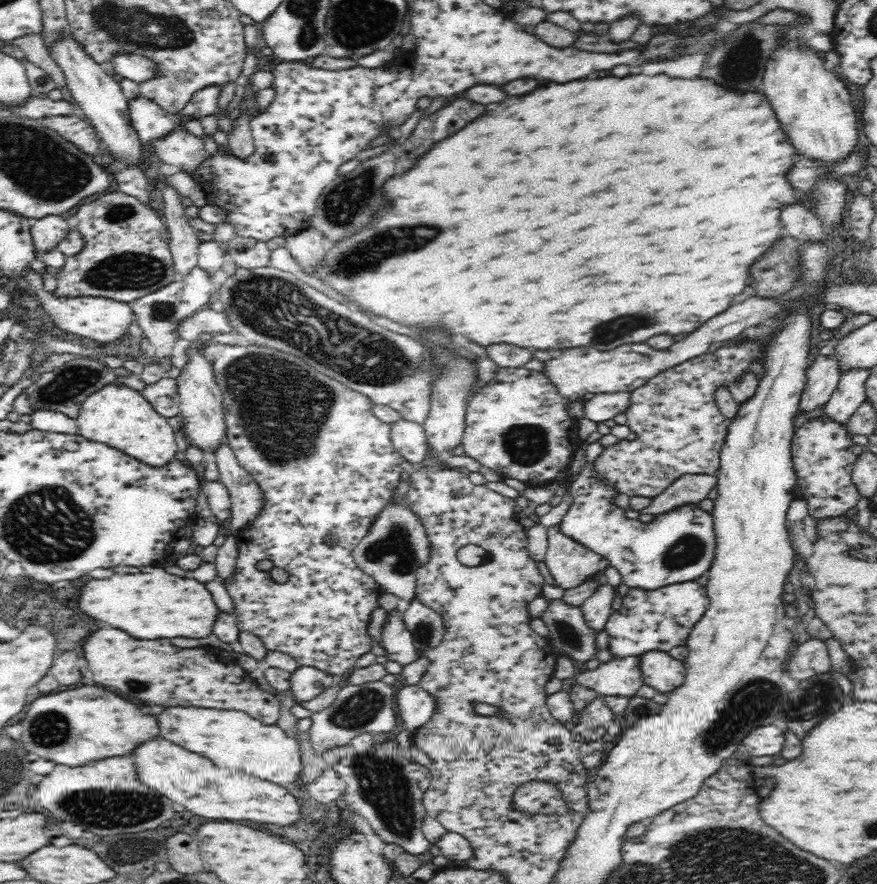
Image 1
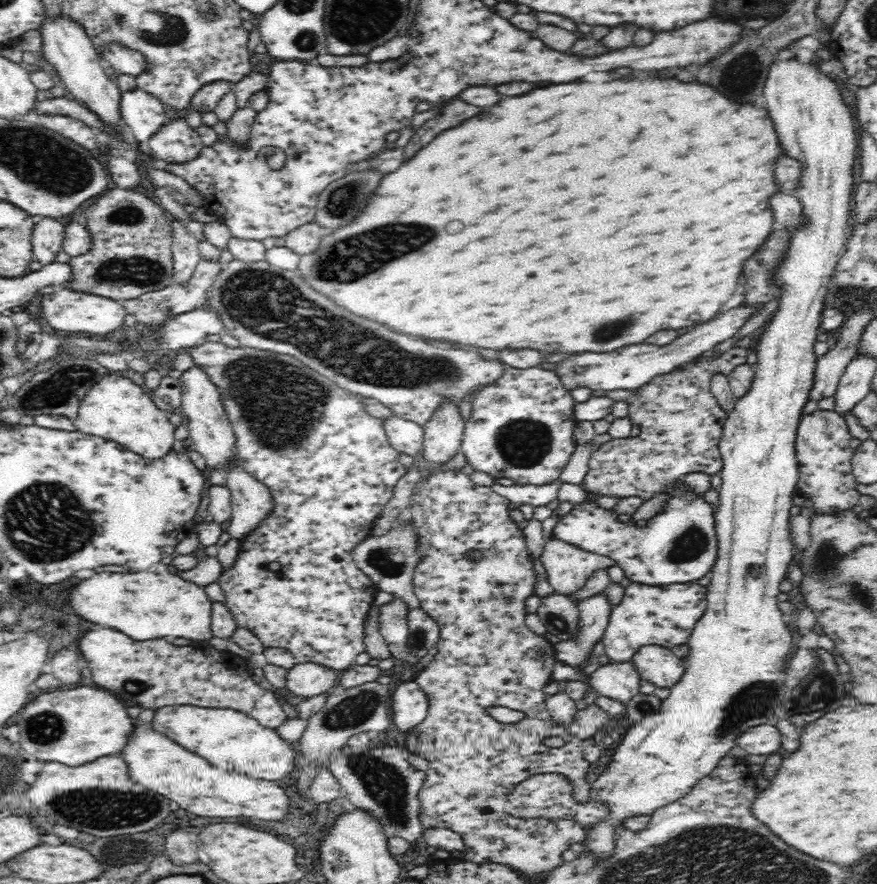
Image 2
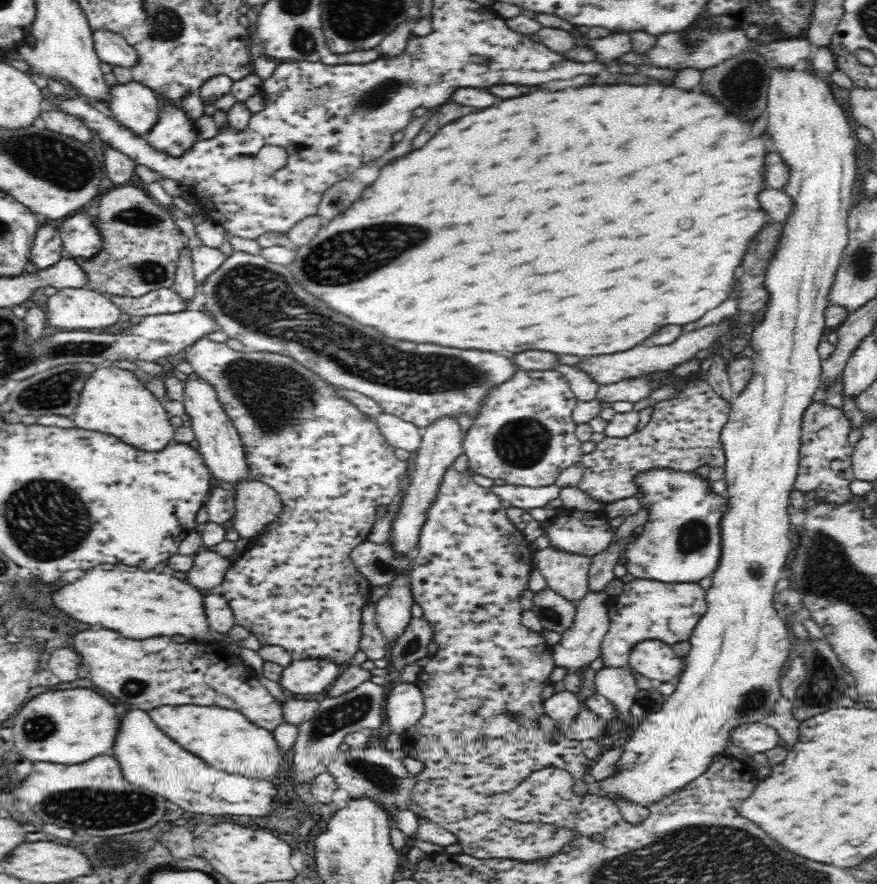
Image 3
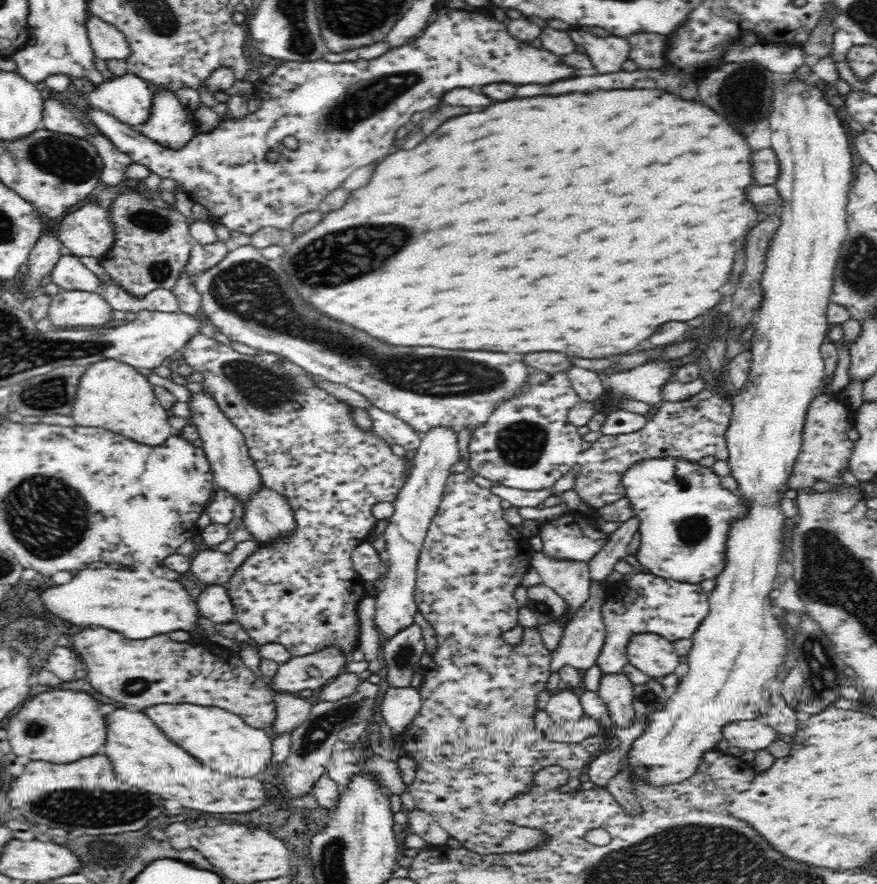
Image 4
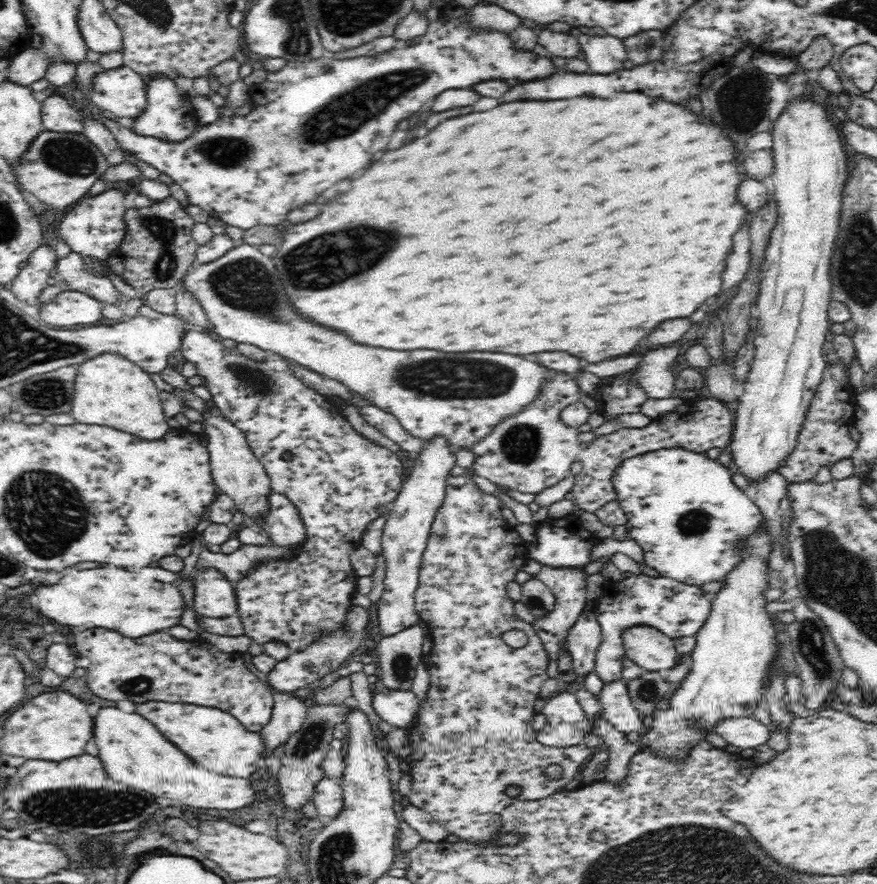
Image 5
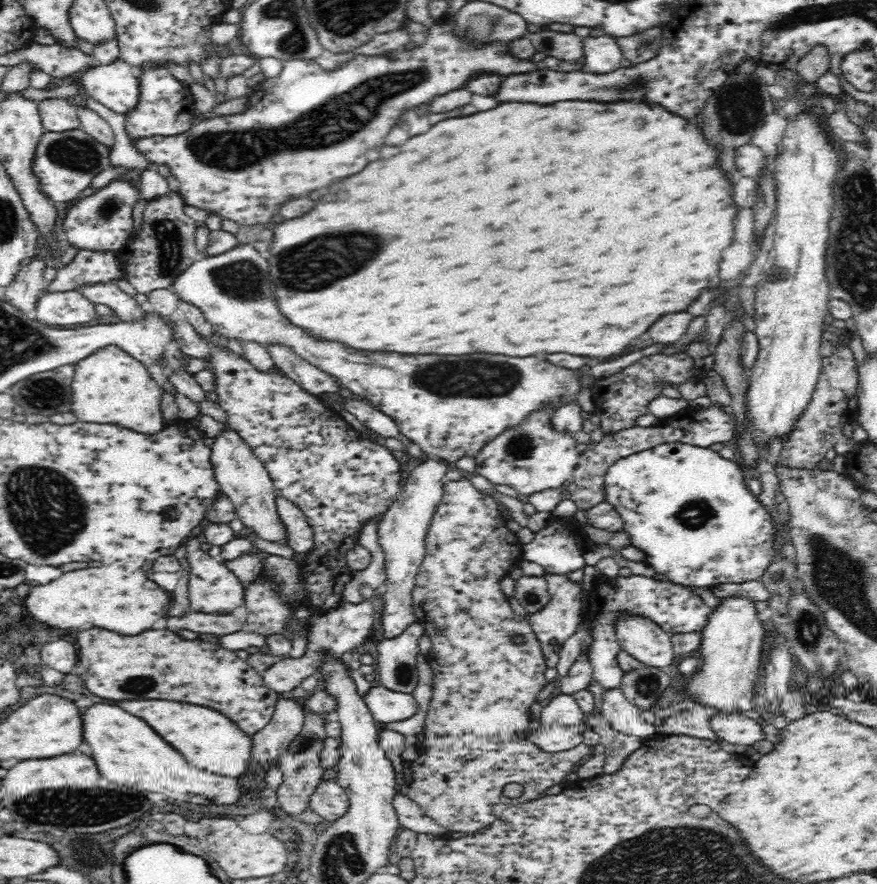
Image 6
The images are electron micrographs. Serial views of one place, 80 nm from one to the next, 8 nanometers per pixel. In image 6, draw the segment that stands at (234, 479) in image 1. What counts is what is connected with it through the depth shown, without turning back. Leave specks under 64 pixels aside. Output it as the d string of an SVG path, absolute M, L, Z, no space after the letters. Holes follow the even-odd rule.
M277 496L277 511L286 527L287 534L290 534L290 548L301 557L310 553L314 548L314 531L311 528L306 515L291 500Z

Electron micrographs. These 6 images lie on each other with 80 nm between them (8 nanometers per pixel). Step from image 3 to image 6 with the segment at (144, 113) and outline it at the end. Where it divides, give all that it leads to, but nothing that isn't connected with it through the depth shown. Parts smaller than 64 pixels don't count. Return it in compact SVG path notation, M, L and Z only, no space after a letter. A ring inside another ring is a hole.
M120 57L112 65L92 66L84 70L78 79L83 93L123 115L138 104L138 80L140 68L131 66Z

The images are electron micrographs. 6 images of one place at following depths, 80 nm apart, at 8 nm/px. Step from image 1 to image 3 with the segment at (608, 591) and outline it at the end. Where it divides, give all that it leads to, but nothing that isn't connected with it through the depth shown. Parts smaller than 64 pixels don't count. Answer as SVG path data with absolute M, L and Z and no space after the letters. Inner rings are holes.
M592 590L581 601L576 602L572 626L561 633L561 638L555 645L550 646L555 667L581 672L601 656L601 644L609 629L610 599L604 590Z

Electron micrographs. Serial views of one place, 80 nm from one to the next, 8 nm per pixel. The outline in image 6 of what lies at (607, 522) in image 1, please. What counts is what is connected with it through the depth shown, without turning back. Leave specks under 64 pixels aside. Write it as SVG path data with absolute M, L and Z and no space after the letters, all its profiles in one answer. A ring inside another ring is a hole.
M679 440L678 442L666 442L666 444L660 444L652 449L630 454L630 456L614 462L604 474L604 500L620 513L620 517L623 520L623 531L630 537L631 545L642 550L645 554L644 562L652 566L659 574L668 576L676 584L700 586L700 588L703 586L713 587L717 584L740 584L751 580L760 580L768 566L777 560L775 538L776 534L780 534L776 520L772 518L768 509L758 501L758 497L746 486L745 472L741 464L722 457L718 451L714 451L710 447L702 448ZM552 518L546 527L535 533L536 536L530 544L521 546L522 560L540 564L548 574L567 575L574 570L584 568L586 566L584 553L580 552L581 548L576 545L575 536L572 536L577 530L571 526L569 519Z

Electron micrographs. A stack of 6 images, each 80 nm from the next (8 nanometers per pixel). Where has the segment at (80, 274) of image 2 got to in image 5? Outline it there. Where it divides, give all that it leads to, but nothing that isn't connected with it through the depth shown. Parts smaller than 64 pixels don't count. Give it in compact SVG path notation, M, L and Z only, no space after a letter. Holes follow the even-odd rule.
M170 195L148 207L138 210L131 207L123 218L127 233L121 245L107 260L110 271L122 277L142 296L180 284L191 264L196 261L199 247L192 236L195 220L180 205L180 201Z

